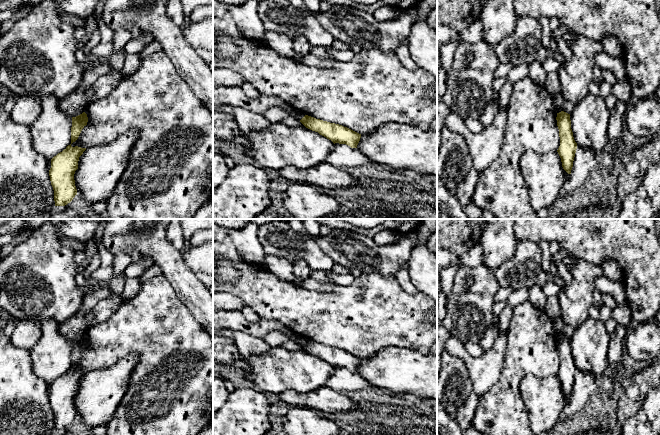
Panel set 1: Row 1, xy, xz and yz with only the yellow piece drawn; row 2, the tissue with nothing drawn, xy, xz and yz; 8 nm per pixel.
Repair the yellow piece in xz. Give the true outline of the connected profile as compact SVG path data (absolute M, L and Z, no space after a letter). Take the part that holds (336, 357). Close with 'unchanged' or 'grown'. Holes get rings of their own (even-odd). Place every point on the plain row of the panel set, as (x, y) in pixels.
M305 339L300 346L308 353L318 356L331 364L334 368L346 368L351 372L357 372L361 358L339 348L330 347Z; unchanged

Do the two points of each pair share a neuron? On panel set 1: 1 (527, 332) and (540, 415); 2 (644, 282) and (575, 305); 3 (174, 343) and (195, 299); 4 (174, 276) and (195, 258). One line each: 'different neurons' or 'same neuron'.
1: different neurons
2: different neurons
3: different neurons
4: different neurons

